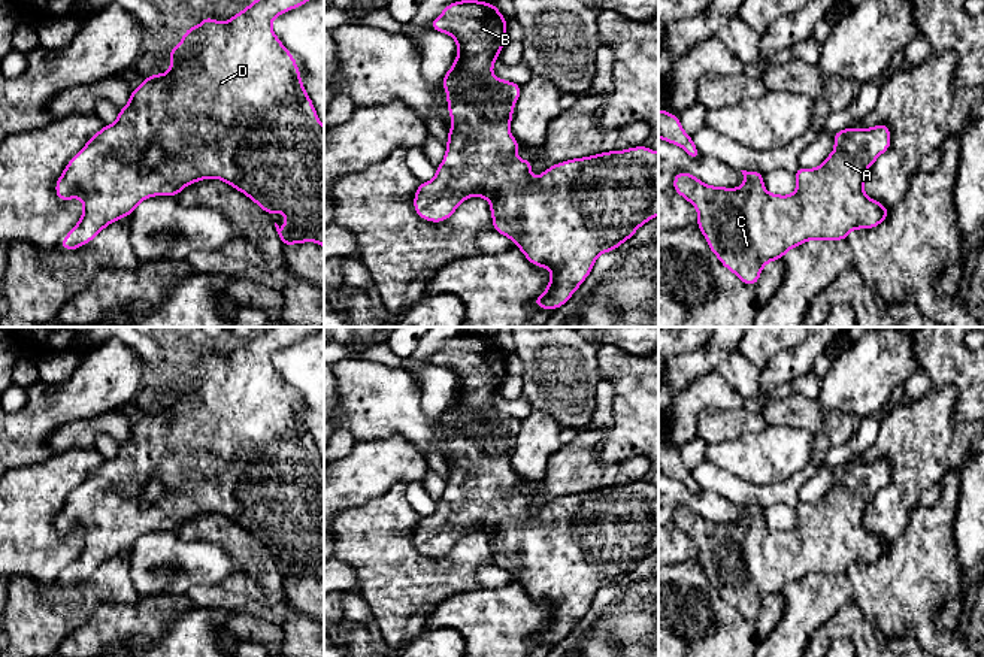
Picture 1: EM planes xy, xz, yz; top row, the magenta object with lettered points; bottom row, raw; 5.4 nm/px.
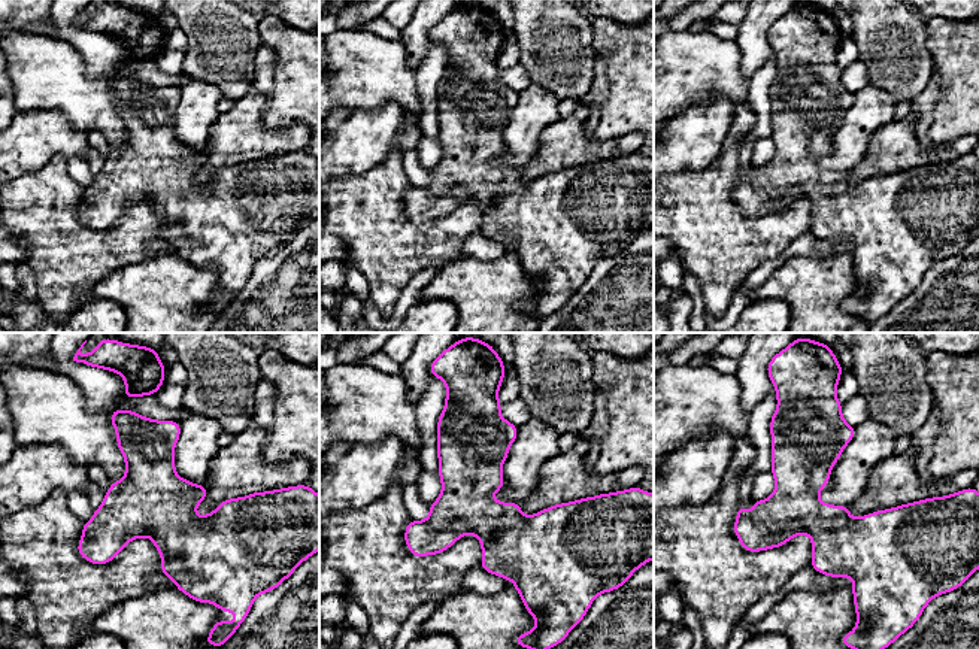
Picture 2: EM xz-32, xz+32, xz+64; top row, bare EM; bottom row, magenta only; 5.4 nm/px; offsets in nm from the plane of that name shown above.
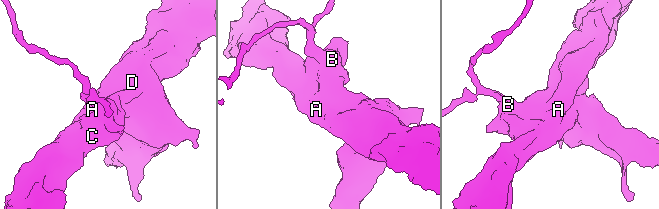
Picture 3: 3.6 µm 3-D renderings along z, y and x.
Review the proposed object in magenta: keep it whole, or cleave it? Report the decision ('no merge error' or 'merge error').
no merge error

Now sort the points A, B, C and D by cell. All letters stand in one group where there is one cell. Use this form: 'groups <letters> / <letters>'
groups A B C D

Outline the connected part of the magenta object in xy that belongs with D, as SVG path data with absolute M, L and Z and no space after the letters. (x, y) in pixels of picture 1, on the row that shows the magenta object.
M254 0L242 12L233 15L227 22L219 22L205 16L200 25L190 27L182 40L170 49L172 66L164 75L154 73L134 90L131 90L130 102L119 109L118 119L112 125L103 125L97 134L93 134L87 145L76 152L67 163L64 172L55 184L55 194L61 202L79 197L84 205L82 217L78 224L66 234L58 245L60 249L79 249L82 245L91 242L105 227L118 221L122 217L130 217L134 208L154 196L179 196L179 193L190 184L202 179L217 178L230 184L237 191L248 196L257 203L269 217L272 212L281 212L287 217L285 225L281 228L276 222L276 231L282 245L294 245L305 242L317 242L324 248L324 125L315 112L311 97L306 94L302 84L297 63L291 52L282 45L272 30L272 21L291 9L300 7L308 0Z

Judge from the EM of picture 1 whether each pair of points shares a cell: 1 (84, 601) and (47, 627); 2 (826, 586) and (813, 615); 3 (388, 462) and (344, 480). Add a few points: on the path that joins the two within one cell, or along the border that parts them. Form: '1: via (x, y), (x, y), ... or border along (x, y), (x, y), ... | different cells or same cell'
1: via (75, 601), (55, 618) | same cell
2: via (821, 593), (813, 602), (813, 608) | same cell
3: via (378, 465), (354, 478) | same cell

